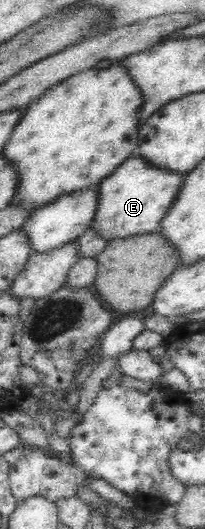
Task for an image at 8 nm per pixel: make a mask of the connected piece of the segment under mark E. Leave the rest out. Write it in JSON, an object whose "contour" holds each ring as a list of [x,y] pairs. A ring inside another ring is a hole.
{"contour":[[[140,155],[128,156],[95,188],[98,201],[88,229],[92,228],[106,241],[156,232],[162,215],[166,215],[170,203],[176,199],[184,177],[185,174],[154,168],[145,163]]]}

